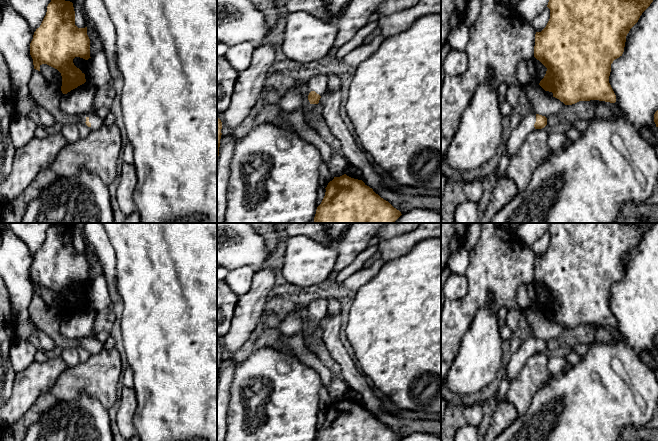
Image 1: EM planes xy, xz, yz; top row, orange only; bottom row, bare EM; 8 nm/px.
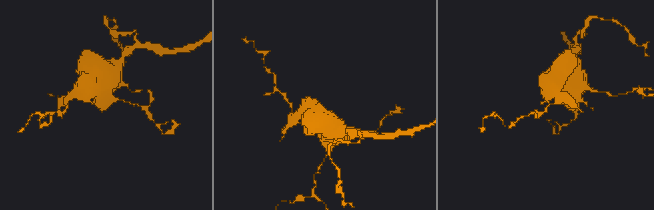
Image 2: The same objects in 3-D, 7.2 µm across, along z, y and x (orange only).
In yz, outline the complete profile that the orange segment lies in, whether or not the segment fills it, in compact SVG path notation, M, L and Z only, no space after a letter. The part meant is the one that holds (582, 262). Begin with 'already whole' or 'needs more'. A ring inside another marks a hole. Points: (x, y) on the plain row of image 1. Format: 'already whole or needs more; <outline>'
already whole; M550 223L550 243L541 256L535 258L534 281L546 292L539 309L553 317L565 329L579 325L599 324L616 326L616 319L609 307L611 288L624 276L626 260L638 246L642 237L655 223Z

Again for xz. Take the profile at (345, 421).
already whole; M346 398L334 401L325 413L325 420L317 431L315 441L400 441L402 439L362 404L351 402Z

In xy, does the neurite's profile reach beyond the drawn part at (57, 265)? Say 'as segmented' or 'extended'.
as segmented

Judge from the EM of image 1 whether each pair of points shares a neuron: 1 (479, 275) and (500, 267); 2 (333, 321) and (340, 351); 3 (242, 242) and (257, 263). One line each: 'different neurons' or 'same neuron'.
1: same neuron
2: same neuron
3: same neuron

